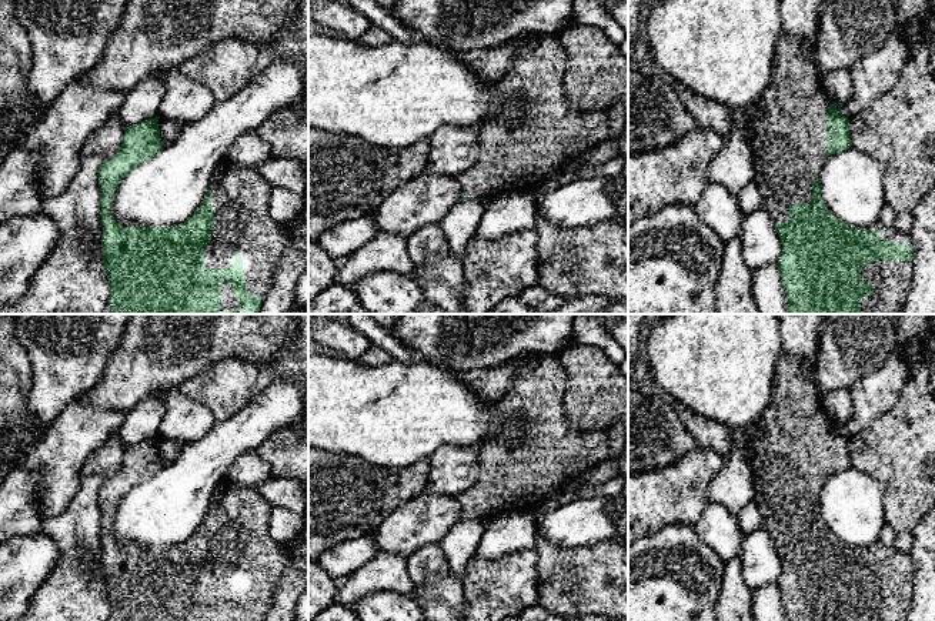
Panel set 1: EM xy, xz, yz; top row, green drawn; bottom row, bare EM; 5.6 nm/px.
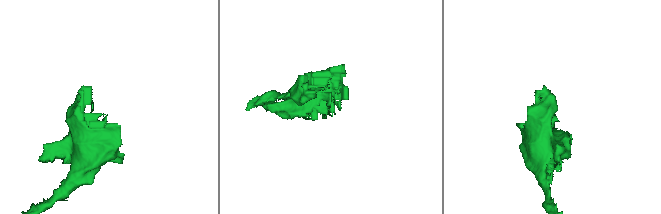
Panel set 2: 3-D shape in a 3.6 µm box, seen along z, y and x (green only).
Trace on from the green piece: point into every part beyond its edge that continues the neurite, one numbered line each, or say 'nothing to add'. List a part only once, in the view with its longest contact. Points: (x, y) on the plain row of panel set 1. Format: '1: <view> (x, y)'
1: xy (240, 517)

